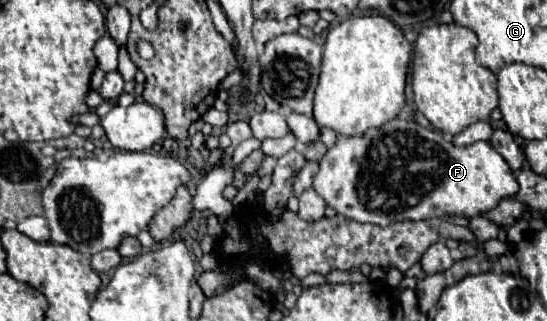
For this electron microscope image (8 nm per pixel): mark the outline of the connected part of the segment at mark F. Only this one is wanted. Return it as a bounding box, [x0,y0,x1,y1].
[313,118,517,226]

